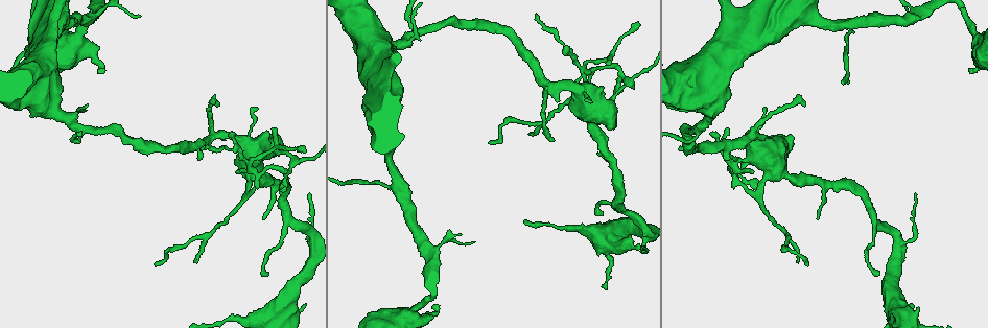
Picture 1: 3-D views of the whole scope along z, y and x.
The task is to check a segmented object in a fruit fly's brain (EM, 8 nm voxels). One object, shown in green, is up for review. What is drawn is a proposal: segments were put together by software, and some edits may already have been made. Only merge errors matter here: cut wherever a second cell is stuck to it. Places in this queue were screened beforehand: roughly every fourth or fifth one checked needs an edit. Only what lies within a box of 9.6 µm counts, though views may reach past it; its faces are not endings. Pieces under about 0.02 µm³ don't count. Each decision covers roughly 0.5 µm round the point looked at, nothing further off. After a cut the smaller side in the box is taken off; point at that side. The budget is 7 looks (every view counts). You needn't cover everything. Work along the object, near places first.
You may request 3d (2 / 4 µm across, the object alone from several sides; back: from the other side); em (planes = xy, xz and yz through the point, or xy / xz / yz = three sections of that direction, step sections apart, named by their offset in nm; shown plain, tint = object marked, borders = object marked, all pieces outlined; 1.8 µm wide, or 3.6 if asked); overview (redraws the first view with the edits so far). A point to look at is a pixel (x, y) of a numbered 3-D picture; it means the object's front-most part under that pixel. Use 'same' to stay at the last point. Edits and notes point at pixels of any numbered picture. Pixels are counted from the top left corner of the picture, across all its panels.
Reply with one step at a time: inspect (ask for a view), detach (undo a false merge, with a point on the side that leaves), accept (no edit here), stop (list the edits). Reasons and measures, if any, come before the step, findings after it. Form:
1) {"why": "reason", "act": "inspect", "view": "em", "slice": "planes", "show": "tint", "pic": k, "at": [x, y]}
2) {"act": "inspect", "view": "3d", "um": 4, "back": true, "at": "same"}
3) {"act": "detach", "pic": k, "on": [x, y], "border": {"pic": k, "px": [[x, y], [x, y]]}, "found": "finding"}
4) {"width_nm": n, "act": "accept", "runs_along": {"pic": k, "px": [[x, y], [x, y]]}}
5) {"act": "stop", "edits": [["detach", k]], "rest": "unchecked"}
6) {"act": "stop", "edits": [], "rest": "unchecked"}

{"why": "arms part here", "act": "inspect", "view": "em", "um": 3.6, "slice": "planes", "show": "tint", "pic": 1, "at": [700, 131]}

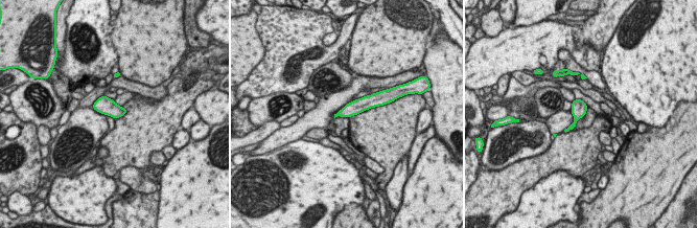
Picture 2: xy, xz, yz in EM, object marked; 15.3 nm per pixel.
{"act": "accept", "runs_along": {"pic": 2, "px": [[375, 104], [363, 104], [341, 113]]}, "found": "all the same cell"}

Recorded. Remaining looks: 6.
{"why": "three-way junction", "act": "inspect", "view": "3d", "um": 2, "back": true, "pic": 1, "at": [397, 188]}

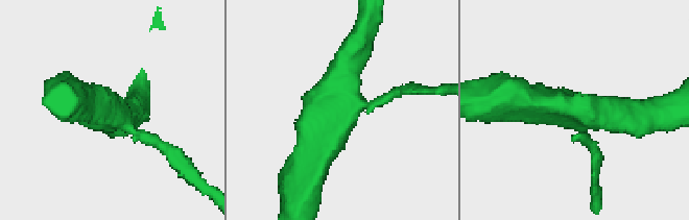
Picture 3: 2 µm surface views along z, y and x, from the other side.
{"arms": 3, "act": "inspect", "view": "em", "slice": "xy", "step": 16, "show": "tint", "pic": 3, "at": [346, 102]}

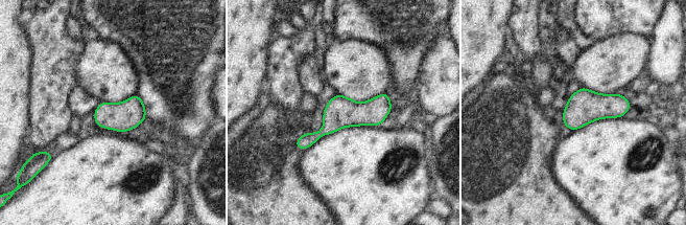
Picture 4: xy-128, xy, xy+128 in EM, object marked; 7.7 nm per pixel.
{"why": "another direction", "act": "inspect", "view": "em", "slice": "planes", "show": "tint", "at": "same"}

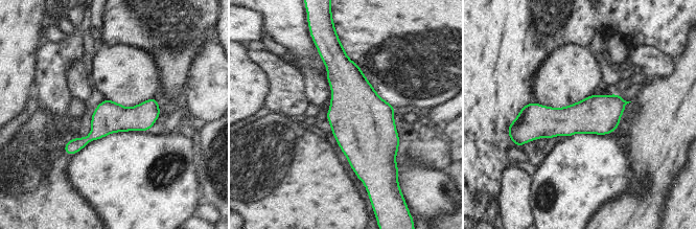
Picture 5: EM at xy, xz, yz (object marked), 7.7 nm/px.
{"act": "accept", "runs_along": {"pic": 5, "px": [[623, 102], [570, 120], [517, 120]]}, "found": "one cell here"}

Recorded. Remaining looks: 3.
{"why": "three-way junction", "act": "inspect", "view": "em", "slice": "planes", "show": "tint", "pic": 1, "at": [733, 161]}

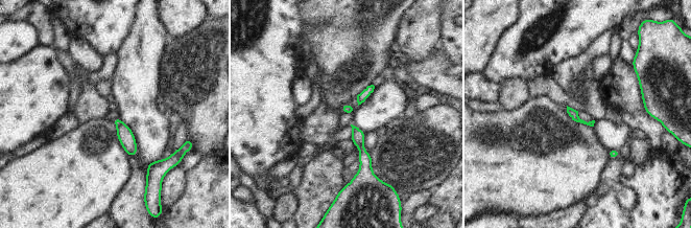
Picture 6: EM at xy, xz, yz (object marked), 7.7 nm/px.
{"width_nm": 70, "act": "detach", "pic": 6, "on": [125, 136], "border": {"pic": 6, "px": [[121, 121], [117, 126]]}, "found": "two cells meet here"}

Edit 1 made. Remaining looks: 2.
{"act": "stop", "edits": [["detach", 6]], "rest": "unchecked"}

